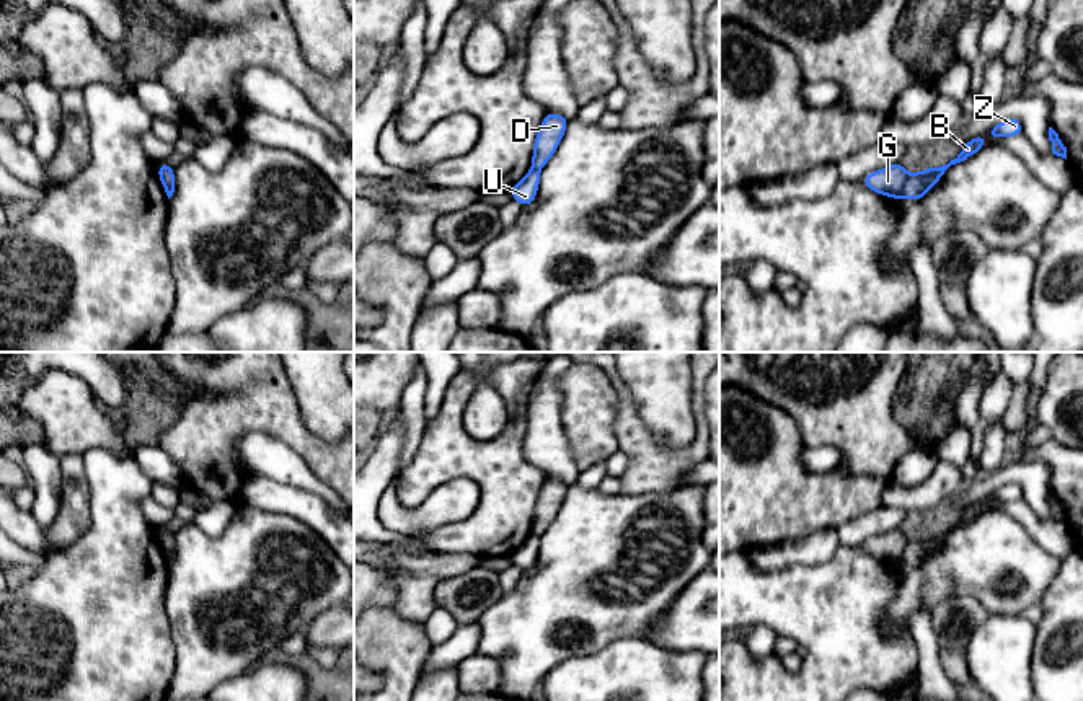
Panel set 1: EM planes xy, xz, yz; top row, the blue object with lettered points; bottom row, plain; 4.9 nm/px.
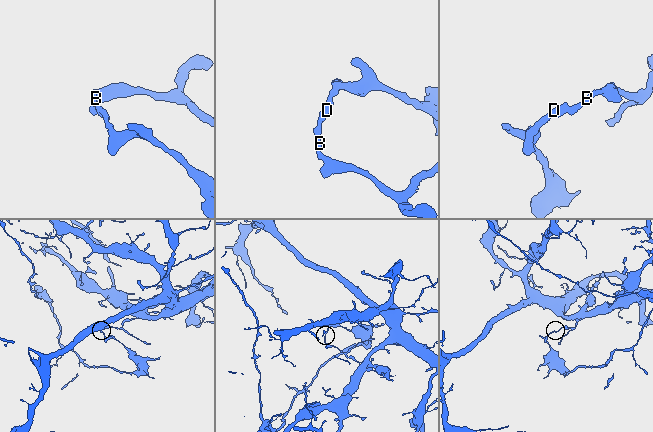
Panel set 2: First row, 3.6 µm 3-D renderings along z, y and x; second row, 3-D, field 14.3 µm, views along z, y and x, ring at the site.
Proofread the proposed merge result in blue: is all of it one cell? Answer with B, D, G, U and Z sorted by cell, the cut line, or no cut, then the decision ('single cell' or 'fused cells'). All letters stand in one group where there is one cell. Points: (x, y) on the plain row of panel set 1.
B U Z / D G | yz (907, 540), (901, 561) | fused cells

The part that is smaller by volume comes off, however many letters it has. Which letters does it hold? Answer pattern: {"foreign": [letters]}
{"foreign": ["D", "G"]}

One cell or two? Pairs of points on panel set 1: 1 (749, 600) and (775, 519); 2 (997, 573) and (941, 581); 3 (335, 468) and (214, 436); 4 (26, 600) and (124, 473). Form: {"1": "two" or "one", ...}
{"1": "two", "2": "one", "3": "one", "4": "one"}

